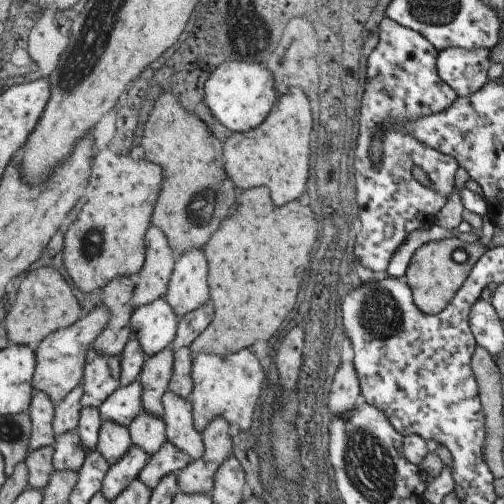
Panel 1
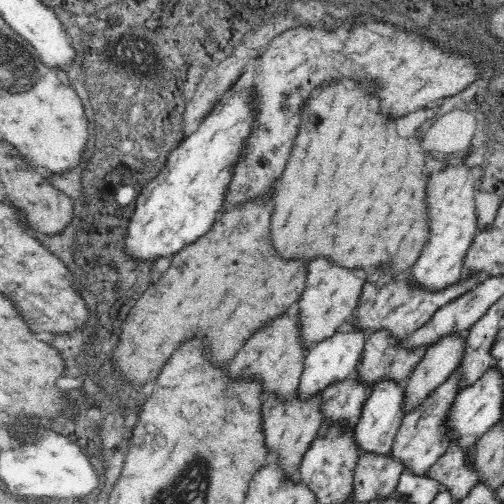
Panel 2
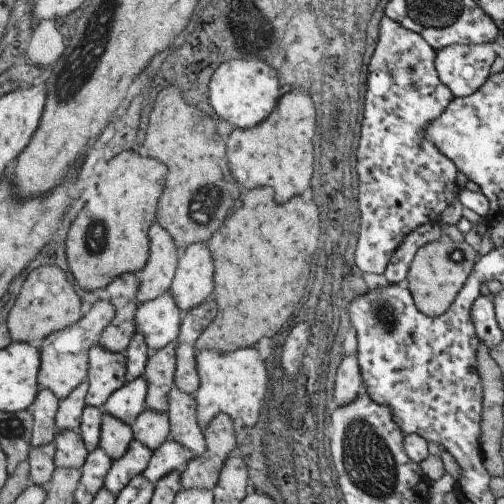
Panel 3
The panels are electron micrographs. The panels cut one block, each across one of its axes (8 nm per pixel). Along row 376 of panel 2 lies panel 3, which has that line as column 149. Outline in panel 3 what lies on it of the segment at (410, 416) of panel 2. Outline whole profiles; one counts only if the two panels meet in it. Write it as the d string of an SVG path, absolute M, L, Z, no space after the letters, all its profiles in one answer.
M133 440L129 452L121 460L113 462L105 488L109 488L113 494L119 496L135 476L143 474L149 468L153 456L155 452L147 444L143 444L141 440Z

